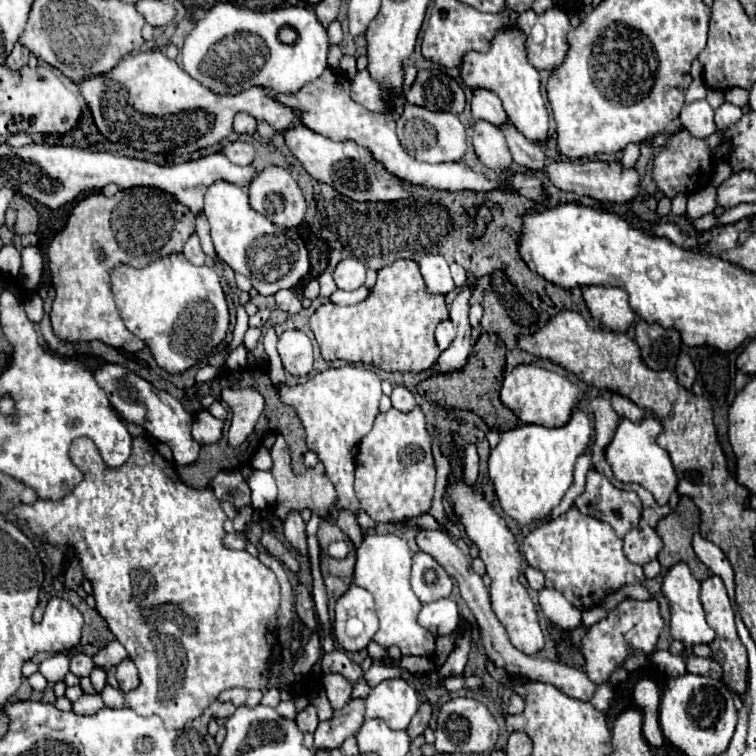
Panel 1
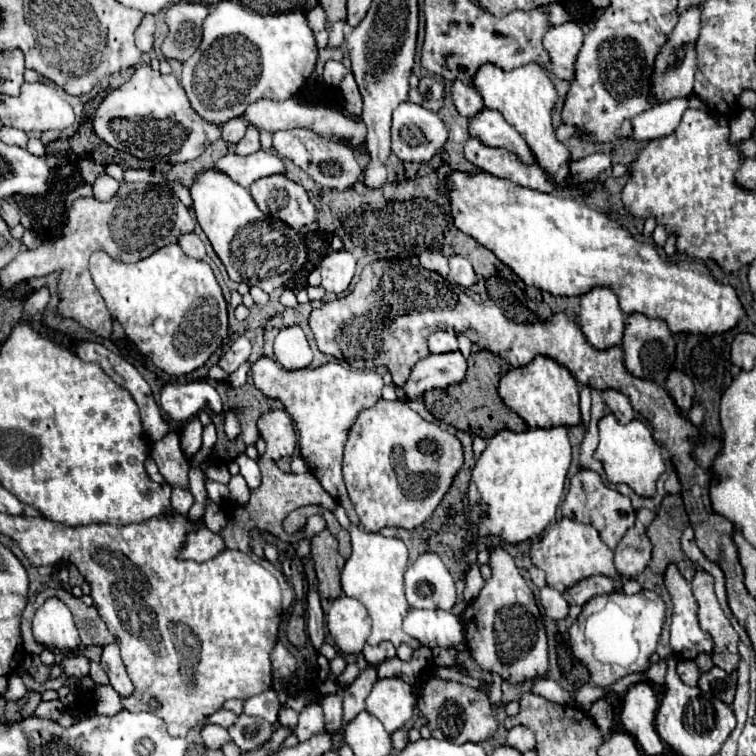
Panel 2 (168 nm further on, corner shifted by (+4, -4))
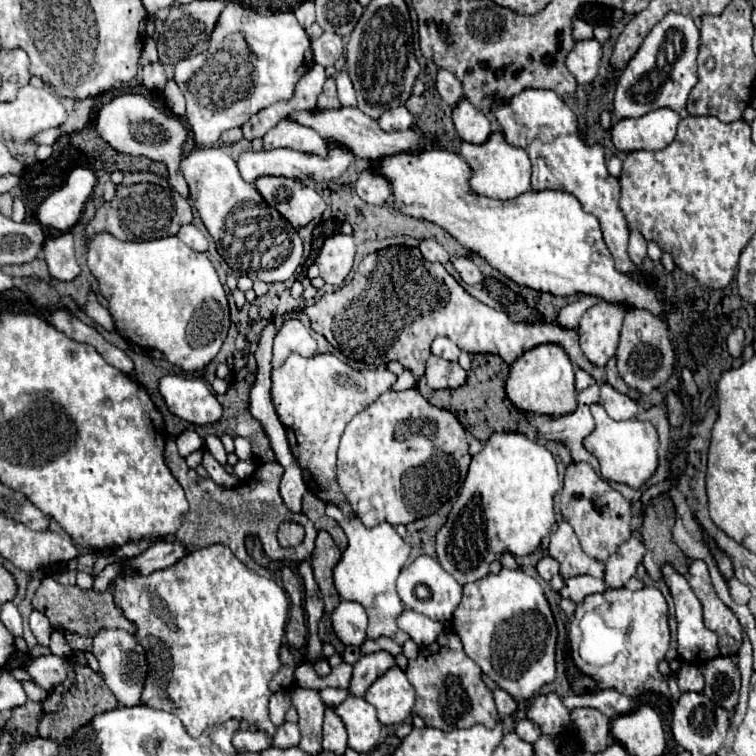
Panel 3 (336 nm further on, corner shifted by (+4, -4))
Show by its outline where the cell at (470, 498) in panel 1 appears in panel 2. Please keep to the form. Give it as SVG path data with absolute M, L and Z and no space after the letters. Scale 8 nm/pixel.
M496 546L490 550L488 566L492 570L490 580L460 616L472 658L486 672L498 672L506 680L534 680L548 672L548 644L542 614L514 558L504 548Z

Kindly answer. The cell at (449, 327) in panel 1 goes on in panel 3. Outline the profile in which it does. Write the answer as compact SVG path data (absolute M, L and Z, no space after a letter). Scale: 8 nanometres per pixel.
M436 338L432 342L432 354L434 356L440 356L444 360L458 360L458 354L460 354L460 348L450 340L450 338Z

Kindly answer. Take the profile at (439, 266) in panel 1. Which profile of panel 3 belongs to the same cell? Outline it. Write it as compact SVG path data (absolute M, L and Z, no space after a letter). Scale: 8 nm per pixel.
M422 240L420 242L420 252L428 262L442 262L442 264L448 262L448 252L436 240Z

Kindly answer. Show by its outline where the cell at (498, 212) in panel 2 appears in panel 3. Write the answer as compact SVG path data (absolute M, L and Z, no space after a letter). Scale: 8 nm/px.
M440 148L384 156L372 160L370 170L390 182L396 208L402 214L442 226L464 248L482 256L492 268L520 286L556 296L584 292L608 302L644 308L656 316L670 310L654 284L642 284L614 268L614 260L602 240L598 218L584 212L578 198L568 192L530 190L512 200L478 196L468 186L468 164L458 154Z

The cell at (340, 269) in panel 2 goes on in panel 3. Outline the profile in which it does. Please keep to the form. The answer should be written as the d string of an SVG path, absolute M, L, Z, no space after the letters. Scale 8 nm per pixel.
M334 234L330 236L318 258L316 264L320 268L320 276L324 278L324 282L328 284L342 284L344 278L348 276L348 272L352 270L352 262L354 262L354 252L356 252L356 244L354 238L348 234Z

